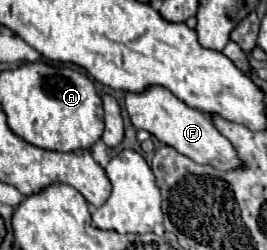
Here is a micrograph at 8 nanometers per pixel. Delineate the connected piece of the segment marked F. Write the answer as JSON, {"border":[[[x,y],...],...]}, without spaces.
{"border":[[[150,87],[146,93],[128,93],[126,95],[126,111],[136,129],[144,129],[152,133],[158,141],[174,147],[178,153],[190,157],[196,163],[212,165],[220,171],[232,171],[242,167],[242,159],[232,143],[214,127],[212,119],[198,109],[190,109],[184,101],[172,95],[166,87]]]}

